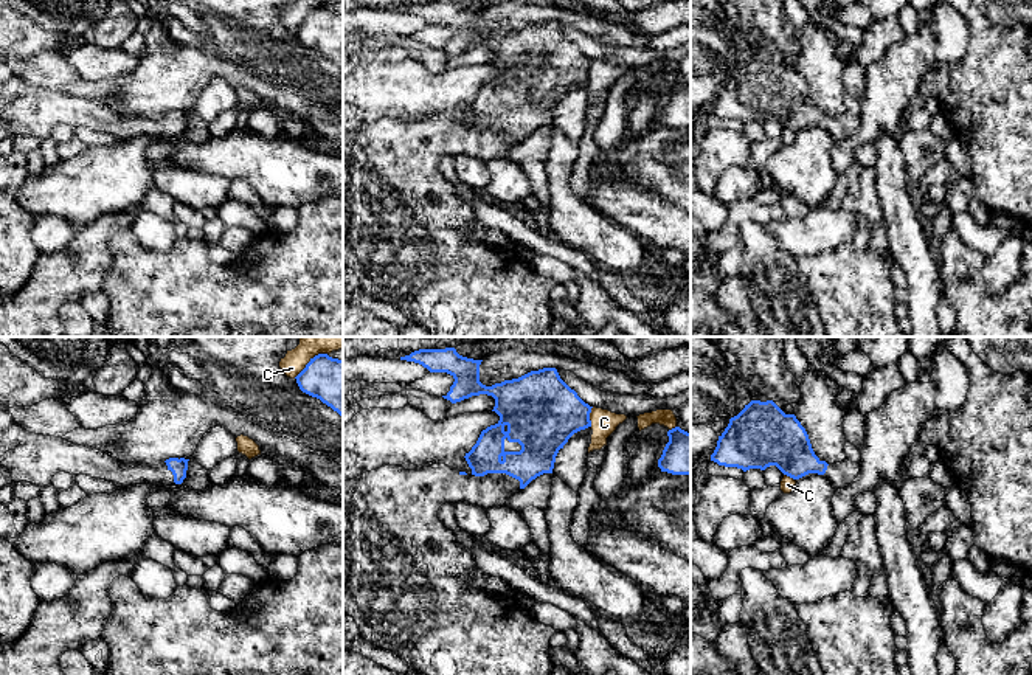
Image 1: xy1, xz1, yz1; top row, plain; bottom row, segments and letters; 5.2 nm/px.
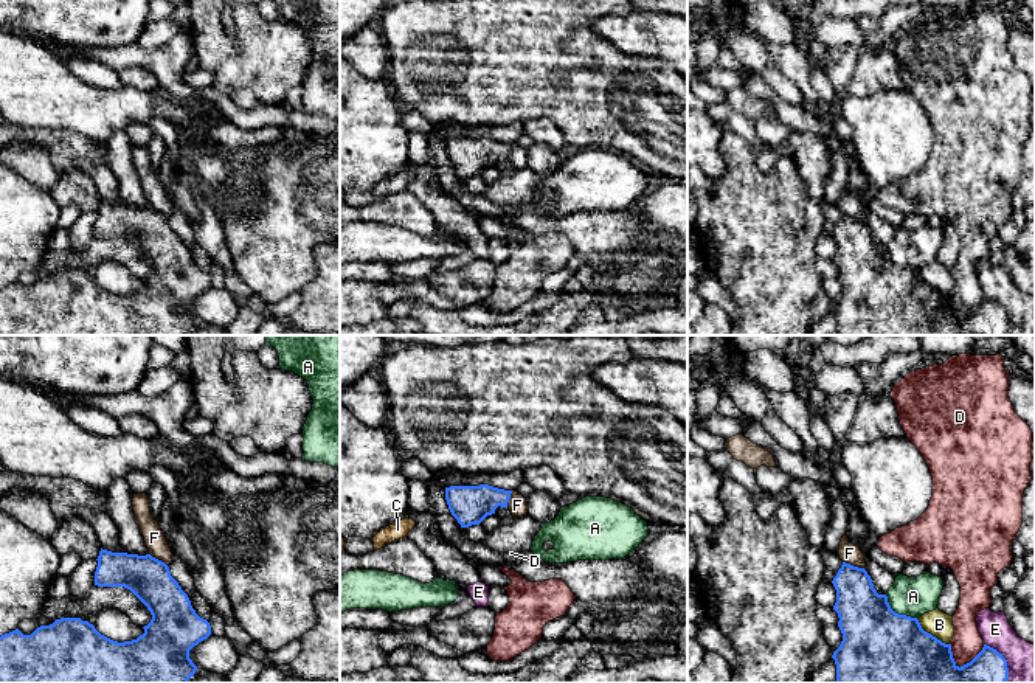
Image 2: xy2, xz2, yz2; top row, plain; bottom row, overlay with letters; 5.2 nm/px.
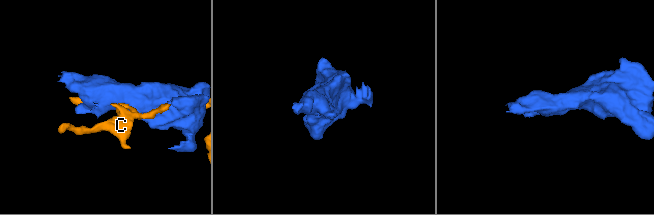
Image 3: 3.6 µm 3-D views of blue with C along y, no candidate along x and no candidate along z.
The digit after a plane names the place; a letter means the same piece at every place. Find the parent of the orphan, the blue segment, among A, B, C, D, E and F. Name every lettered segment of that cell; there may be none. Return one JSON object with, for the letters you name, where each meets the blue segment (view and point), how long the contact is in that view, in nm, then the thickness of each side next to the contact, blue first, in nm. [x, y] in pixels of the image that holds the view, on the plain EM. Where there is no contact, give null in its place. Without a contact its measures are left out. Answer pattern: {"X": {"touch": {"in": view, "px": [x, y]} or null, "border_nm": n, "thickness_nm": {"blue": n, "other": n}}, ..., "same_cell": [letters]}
{"same_cell": []}

